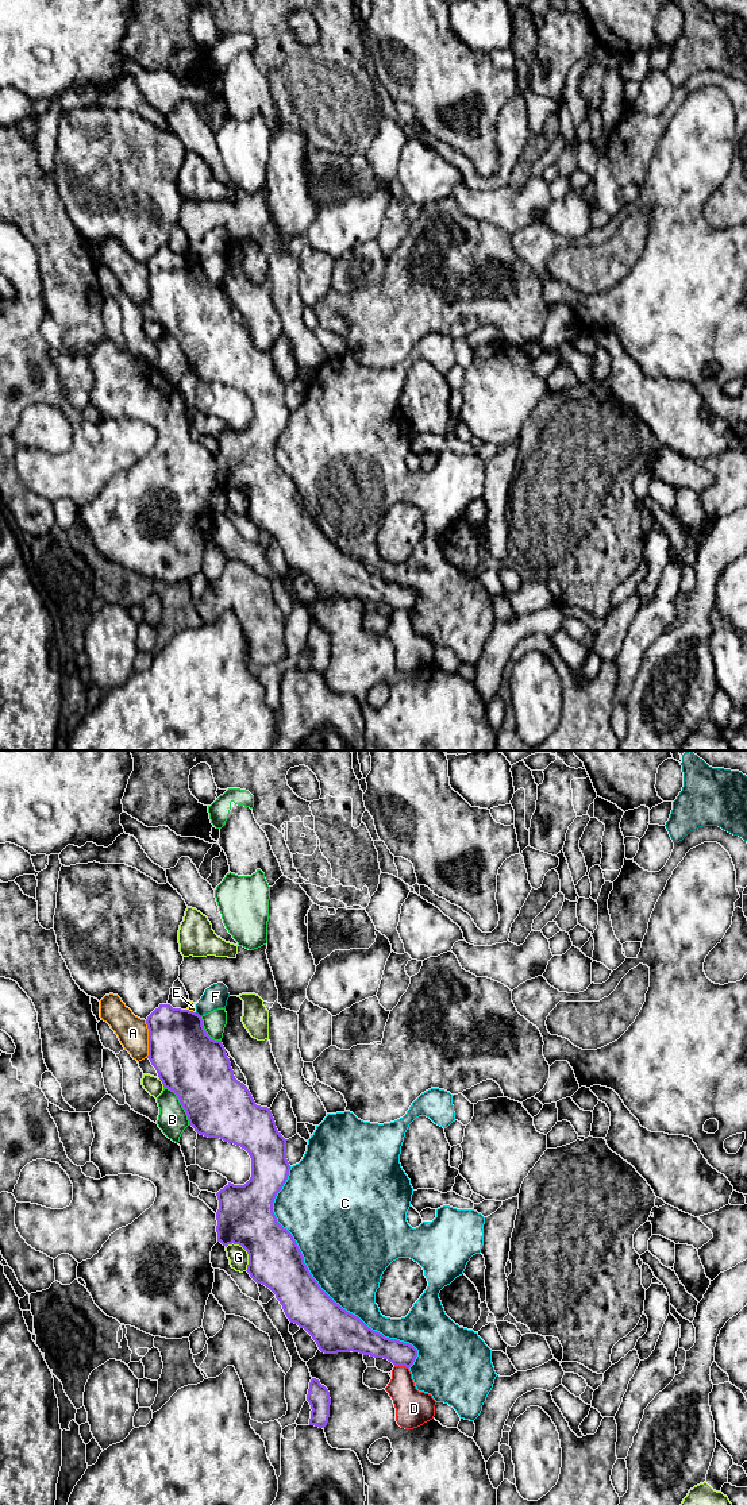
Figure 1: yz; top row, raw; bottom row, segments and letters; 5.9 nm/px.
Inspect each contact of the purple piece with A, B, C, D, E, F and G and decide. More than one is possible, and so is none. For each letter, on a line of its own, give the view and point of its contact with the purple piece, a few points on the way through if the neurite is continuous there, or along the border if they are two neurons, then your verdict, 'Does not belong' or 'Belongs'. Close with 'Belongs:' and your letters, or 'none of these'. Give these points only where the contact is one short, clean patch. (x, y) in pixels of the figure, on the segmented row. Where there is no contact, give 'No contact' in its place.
A: Touches purple at yz (149, 1040). Does not belong
B: Touches purple at yz (181, 1104). Does not belong
C: Touches purple at yz (318, 1284). Does not belong
D: Touches purple at yz (401, 1365). Does not belong
E: Touches purple at yz (191, 1011). Boundary: yz (187, 1008), (195, 1013). Does not belong
F: Touches purple at yz (197, 1014). Boundary: yz (195, 1013), (200, 1017). Does not belong
G: Touches purple at yz (247, 1253). Does not belong
Belongs: none of these

